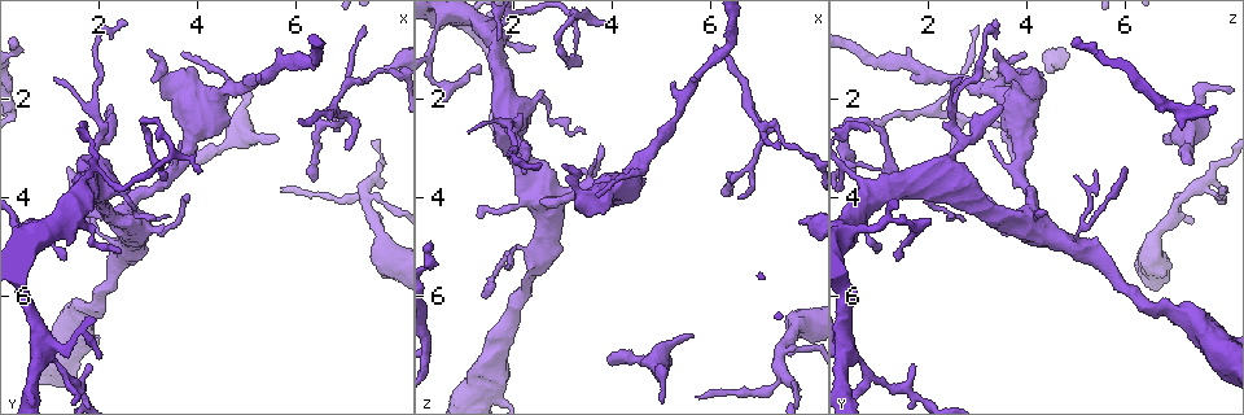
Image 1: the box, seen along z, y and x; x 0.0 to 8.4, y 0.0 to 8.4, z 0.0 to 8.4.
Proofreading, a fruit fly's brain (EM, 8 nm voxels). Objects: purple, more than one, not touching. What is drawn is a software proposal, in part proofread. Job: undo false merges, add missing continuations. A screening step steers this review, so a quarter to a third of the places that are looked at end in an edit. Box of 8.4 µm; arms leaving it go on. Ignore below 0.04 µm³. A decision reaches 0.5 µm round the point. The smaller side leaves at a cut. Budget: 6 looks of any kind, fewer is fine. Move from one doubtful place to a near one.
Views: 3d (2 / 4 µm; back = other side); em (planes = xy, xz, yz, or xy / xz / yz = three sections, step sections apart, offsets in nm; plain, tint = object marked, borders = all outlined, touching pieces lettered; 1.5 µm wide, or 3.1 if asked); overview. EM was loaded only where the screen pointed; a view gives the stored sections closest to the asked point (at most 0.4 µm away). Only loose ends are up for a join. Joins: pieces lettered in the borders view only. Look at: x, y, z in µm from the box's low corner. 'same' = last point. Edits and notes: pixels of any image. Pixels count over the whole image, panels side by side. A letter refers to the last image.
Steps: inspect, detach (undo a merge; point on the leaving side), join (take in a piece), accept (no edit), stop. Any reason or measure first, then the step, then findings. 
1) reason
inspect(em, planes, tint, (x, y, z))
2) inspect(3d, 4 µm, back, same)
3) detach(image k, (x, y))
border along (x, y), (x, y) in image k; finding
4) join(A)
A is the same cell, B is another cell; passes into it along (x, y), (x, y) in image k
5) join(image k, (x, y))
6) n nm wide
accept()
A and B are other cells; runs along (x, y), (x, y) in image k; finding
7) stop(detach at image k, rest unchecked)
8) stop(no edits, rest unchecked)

an open end
inspect(em, planes, tint, (3.95, 3.30, 7.30))

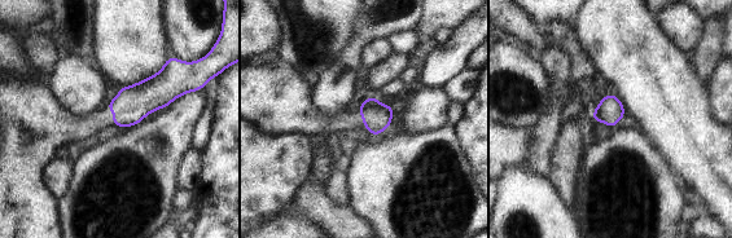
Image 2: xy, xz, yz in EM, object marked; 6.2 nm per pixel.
inspect(em, planes, borders, same)

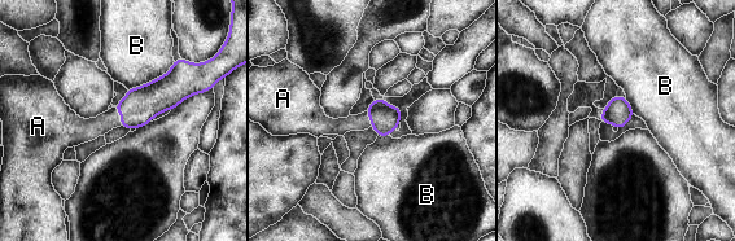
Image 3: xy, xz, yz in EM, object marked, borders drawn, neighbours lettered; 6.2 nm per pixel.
join(A)
A is the same cell, B is another cell; it goes on there

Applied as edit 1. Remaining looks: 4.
inspect(overview)

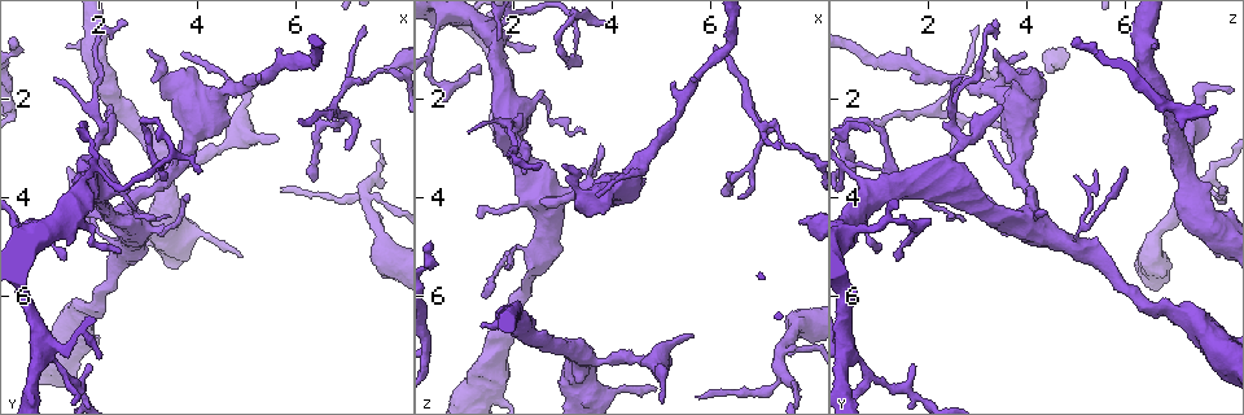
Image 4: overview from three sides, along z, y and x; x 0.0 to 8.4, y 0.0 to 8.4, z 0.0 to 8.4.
thin end
inspect(3d, 2 µm, (5.60, 2.85, 6.85))

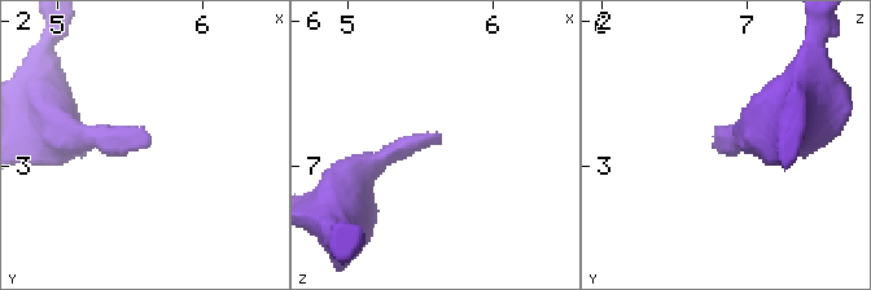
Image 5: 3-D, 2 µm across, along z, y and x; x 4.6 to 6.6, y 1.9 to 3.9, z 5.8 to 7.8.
inspect(em, planes, borders, (5.64, 2.84, 6.80))

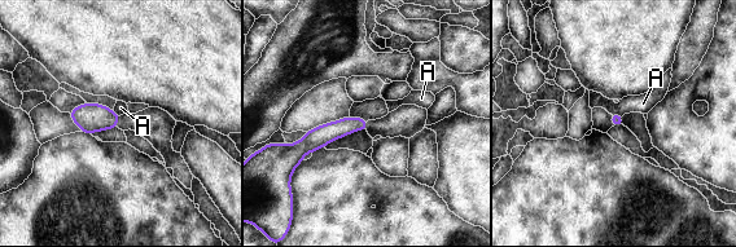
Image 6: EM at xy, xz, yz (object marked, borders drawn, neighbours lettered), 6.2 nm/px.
accept()
A is another cell; runs along (363, 123), (327, 132), (294, 150) in image 6; no lettered piece goes on from it

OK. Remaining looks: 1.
inspect(em, planes, borders, (6.10, 2.45, 0.95))

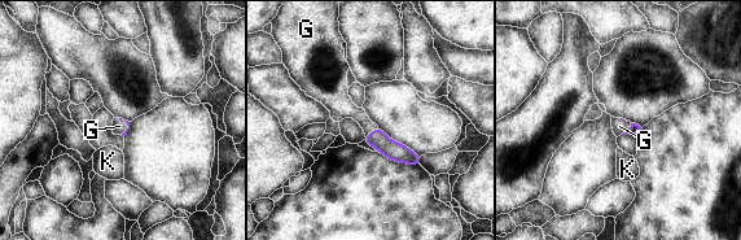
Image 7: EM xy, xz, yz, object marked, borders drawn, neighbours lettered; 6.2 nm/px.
join(G)
G is the same cell, K is another cell; the neuron continues

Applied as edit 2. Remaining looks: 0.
stop(join at image 3, join at image 7, rest unchecked)

